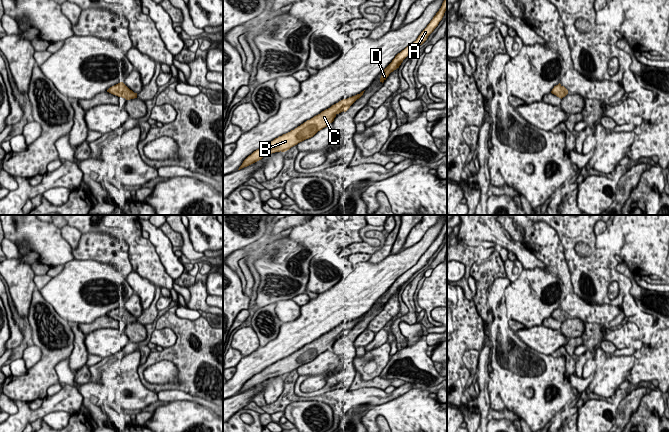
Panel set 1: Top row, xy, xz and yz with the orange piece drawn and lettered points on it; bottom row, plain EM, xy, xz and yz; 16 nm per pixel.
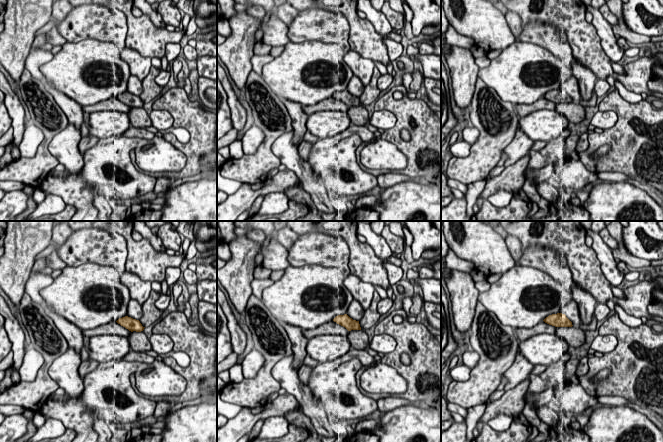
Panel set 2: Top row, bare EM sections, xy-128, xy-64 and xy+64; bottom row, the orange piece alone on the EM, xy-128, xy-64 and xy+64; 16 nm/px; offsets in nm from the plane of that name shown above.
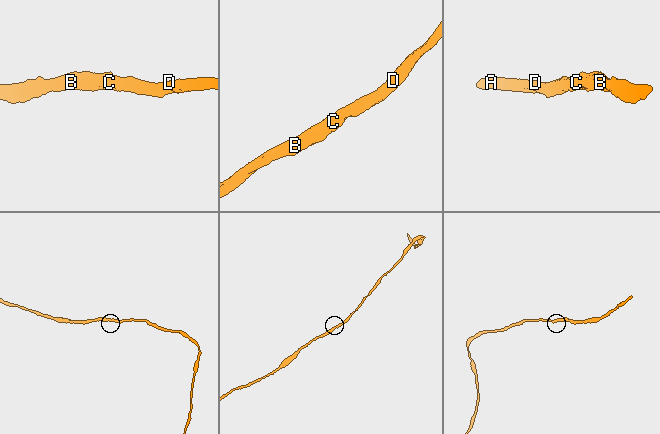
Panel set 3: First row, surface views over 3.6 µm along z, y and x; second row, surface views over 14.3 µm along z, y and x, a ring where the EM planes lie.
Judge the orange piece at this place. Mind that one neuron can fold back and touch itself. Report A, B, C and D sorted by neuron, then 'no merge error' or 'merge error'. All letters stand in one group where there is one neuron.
A B C D; no merge error

